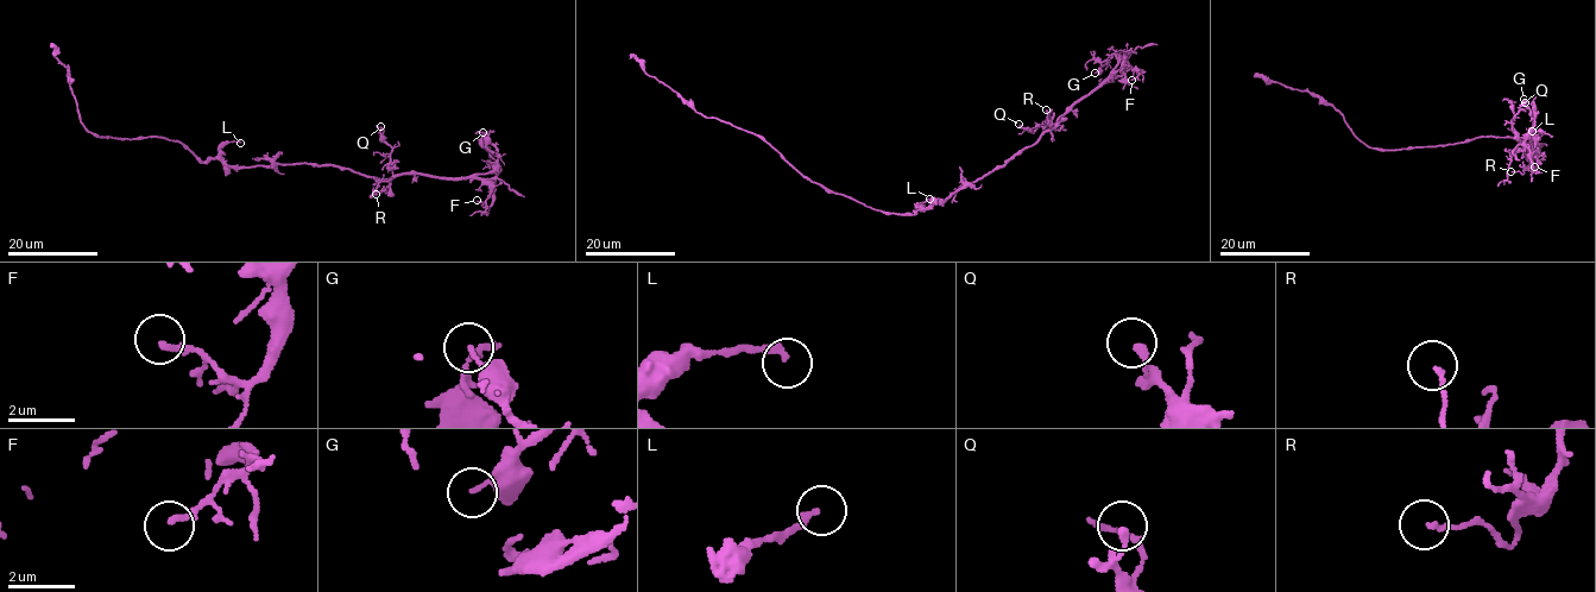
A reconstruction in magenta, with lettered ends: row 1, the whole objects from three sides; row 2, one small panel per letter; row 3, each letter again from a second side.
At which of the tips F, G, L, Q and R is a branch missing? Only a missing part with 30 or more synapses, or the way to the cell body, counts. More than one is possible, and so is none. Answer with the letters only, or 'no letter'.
no letter

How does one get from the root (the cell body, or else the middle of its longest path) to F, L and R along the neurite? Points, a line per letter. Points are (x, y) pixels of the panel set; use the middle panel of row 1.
F: (910, 214), (940, 203), (1004, 167), (1051, 130), (1077, 102), (1125, 65), (1142, 70), (1131, 80)
L: (910, 214), (929, 199)
R: (910, 214), (940, 203), (1004, 167), (1030, 146), (1051, 125), (1046, 109)

